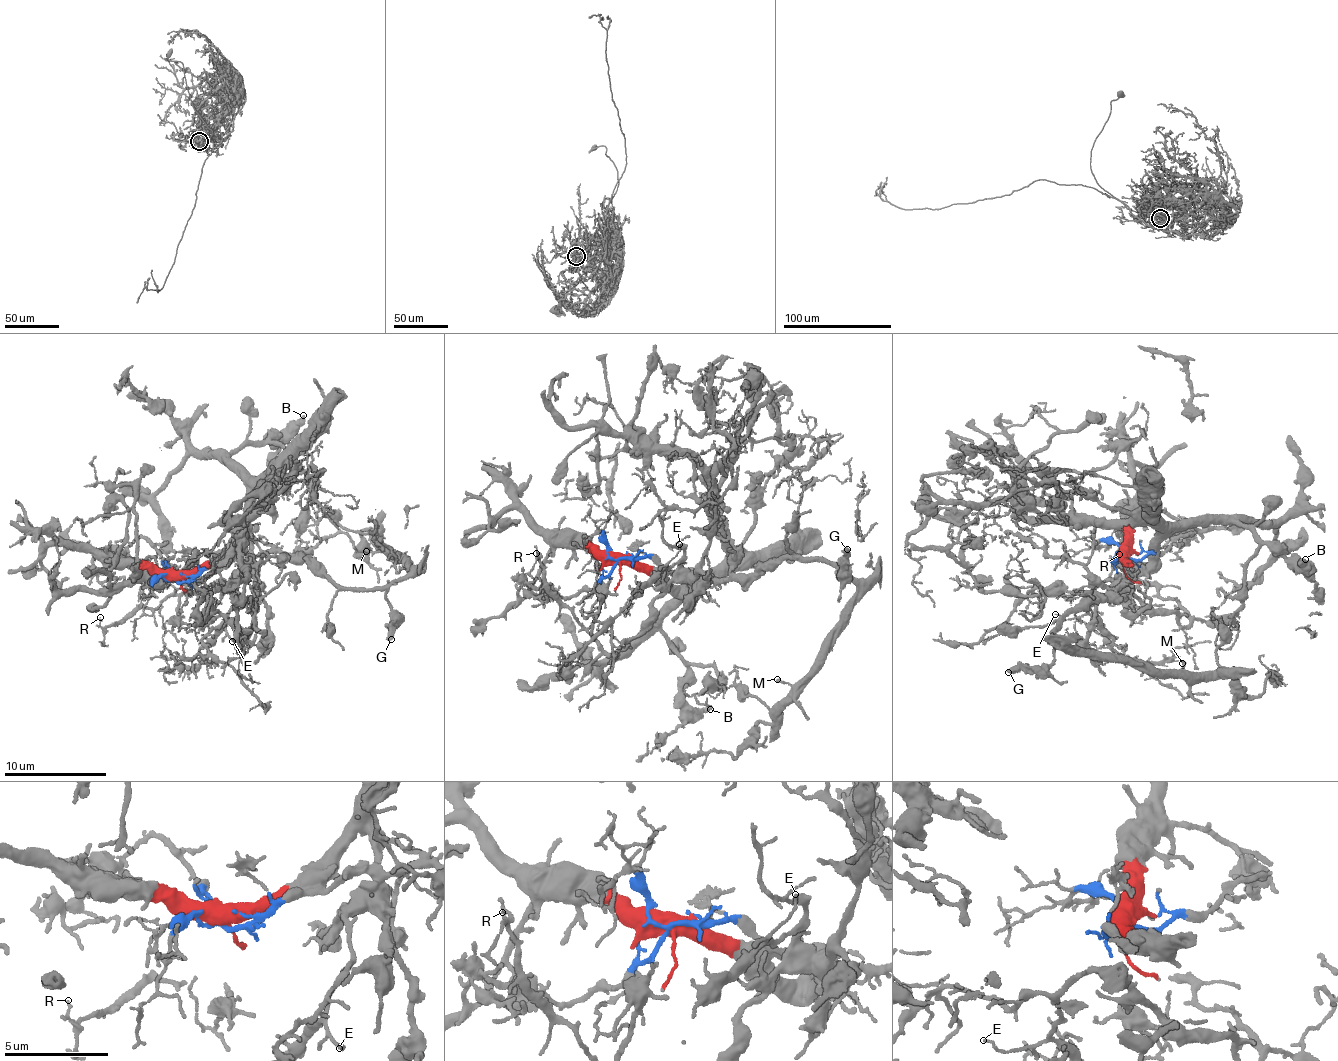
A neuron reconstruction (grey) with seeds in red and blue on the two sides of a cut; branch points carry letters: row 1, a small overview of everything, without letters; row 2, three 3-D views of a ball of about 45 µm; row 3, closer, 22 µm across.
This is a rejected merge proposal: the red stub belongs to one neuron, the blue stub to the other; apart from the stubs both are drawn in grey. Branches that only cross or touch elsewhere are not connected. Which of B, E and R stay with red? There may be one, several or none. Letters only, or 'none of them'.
B

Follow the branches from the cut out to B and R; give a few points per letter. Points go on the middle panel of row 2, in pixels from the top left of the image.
B: (618, 558), (676, 586), (688, 577), (694, 581), (663, 617), (661, 632), (687, 668), (685, 701), (710, 709)
R: (618, 559), (642, 557), (679, 575), (653, 607), (645, 626), (609, 654), (550, 590), (538, 550), (537, 554)

